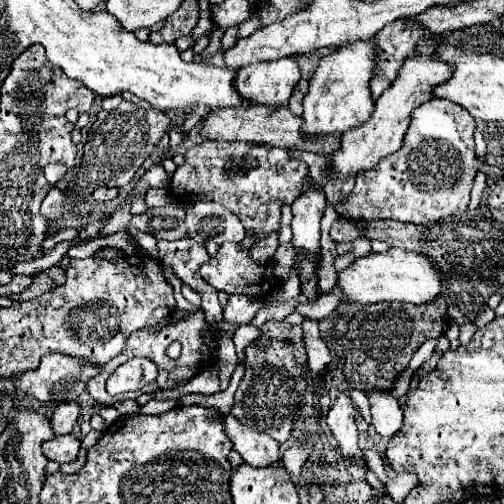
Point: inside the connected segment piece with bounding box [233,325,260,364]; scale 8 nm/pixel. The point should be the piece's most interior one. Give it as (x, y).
(243, 335)

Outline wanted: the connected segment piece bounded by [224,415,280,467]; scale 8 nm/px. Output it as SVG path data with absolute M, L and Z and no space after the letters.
M232 415L224 417L224 427L232 439L234 449L240 453L244 463L252 467L268 467L280 461L280 445L260 431L252 431L236 421Z

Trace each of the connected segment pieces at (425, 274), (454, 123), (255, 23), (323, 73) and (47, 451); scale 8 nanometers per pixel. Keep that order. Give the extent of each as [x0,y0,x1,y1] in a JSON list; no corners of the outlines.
[[338,249,442,305],[336,97,486,225],[238,15,260,39],[304,39,376,137],[42,435,80,463]]

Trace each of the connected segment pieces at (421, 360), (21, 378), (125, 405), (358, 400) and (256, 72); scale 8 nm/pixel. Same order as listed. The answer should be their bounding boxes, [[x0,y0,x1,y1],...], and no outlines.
[[408,339,438,369],[16,353,100,403],[114,397,142,415],[348,387,371,424],[236,59,300,111]]

